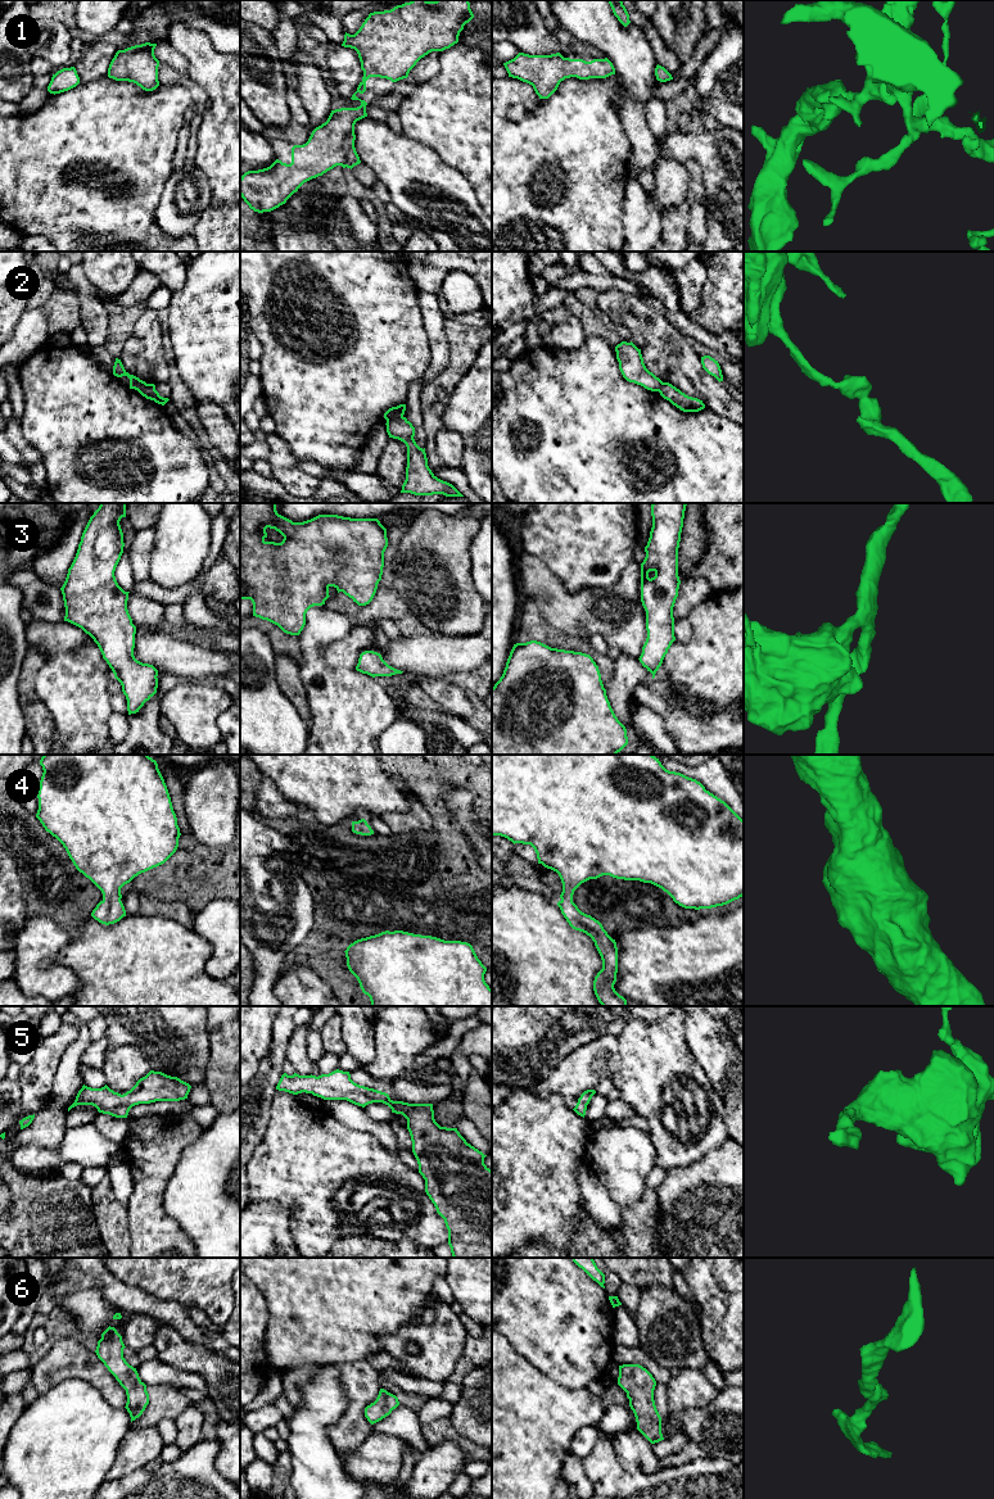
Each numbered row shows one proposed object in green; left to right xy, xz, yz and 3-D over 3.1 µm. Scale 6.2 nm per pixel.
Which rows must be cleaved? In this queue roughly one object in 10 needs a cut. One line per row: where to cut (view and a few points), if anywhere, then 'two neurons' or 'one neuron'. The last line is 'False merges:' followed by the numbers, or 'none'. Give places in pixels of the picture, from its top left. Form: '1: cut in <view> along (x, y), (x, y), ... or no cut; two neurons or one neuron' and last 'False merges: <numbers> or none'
1: no cut; one neuron
2: cut in xz along (402, 416), (387, 421); two neurons
3: no cut; one neuron
4: no cut; one neuron
5: no cut; one neuron
6: no cut; one neuron
False merges: 2

